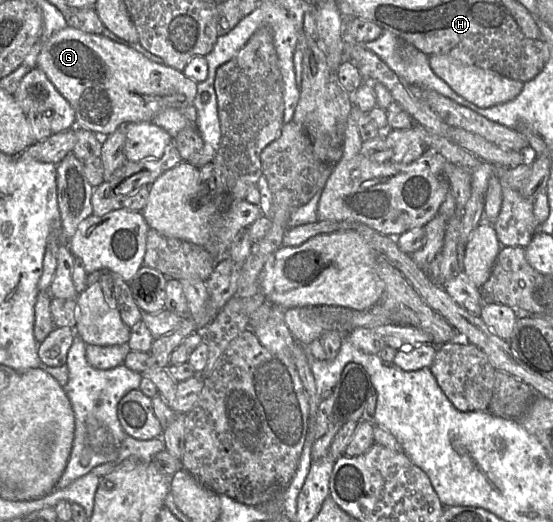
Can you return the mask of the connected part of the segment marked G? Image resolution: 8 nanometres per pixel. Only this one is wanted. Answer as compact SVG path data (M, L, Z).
M70 26L53 33L43 43L36 64L72 106L75 126L88 129L100 137L105 137L128 123L152 122L153 118L166 108L180 109L192 105L196 95L197 82L181 71L151 61L133 48L102 34L85 33Z

